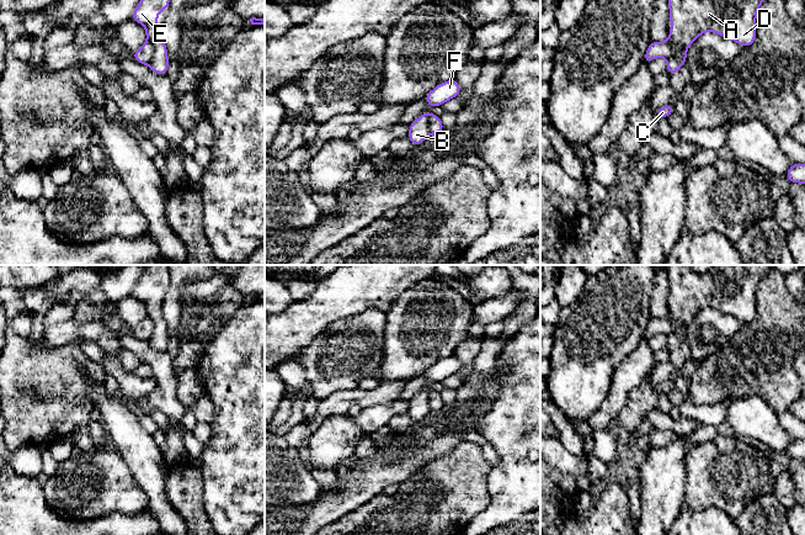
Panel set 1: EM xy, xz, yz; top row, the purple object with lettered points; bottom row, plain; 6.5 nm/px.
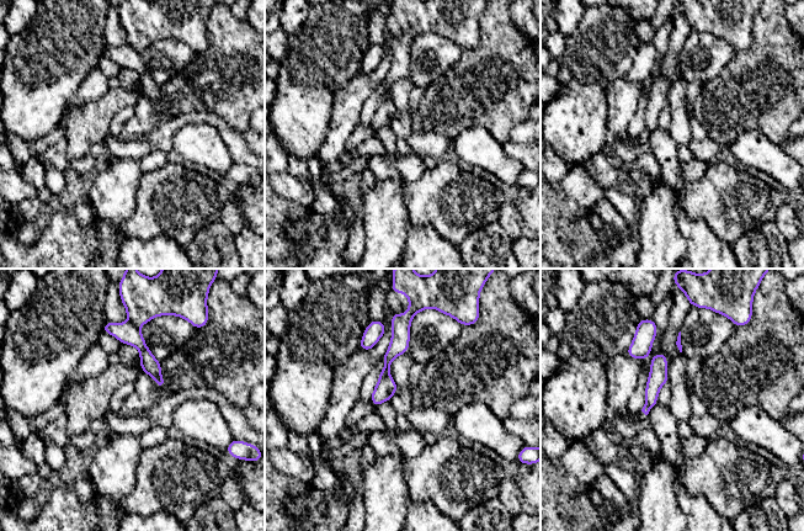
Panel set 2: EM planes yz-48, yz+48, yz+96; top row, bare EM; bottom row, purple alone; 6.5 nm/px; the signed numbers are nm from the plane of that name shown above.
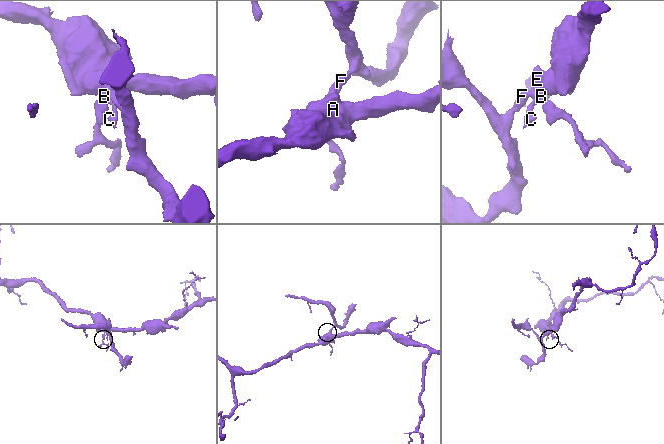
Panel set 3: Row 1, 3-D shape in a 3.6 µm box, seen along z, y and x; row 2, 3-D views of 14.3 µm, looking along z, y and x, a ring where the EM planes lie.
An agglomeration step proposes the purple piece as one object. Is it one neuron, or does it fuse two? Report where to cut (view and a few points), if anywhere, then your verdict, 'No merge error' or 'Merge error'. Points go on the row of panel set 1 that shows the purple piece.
Split along xy (147, 41), (153, 47), (153, 58), (148, 64). Merge error

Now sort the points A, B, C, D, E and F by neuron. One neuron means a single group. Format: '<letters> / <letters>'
A C D E / B F

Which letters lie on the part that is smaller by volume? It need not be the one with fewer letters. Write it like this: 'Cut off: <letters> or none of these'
Cut off: B, F

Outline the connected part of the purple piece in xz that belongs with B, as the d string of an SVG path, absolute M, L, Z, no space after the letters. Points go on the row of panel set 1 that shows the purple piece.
M423 112L409 126L409 139L412 147L421 144L431 133L428 129L428 118L431 112Z

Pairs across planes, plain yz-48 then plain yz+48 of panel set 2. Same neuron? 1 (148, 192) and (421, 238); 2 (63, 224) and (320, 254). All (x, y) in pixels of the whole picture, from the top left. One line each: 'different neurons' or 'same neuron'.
1: different neurons
2: same neuron

